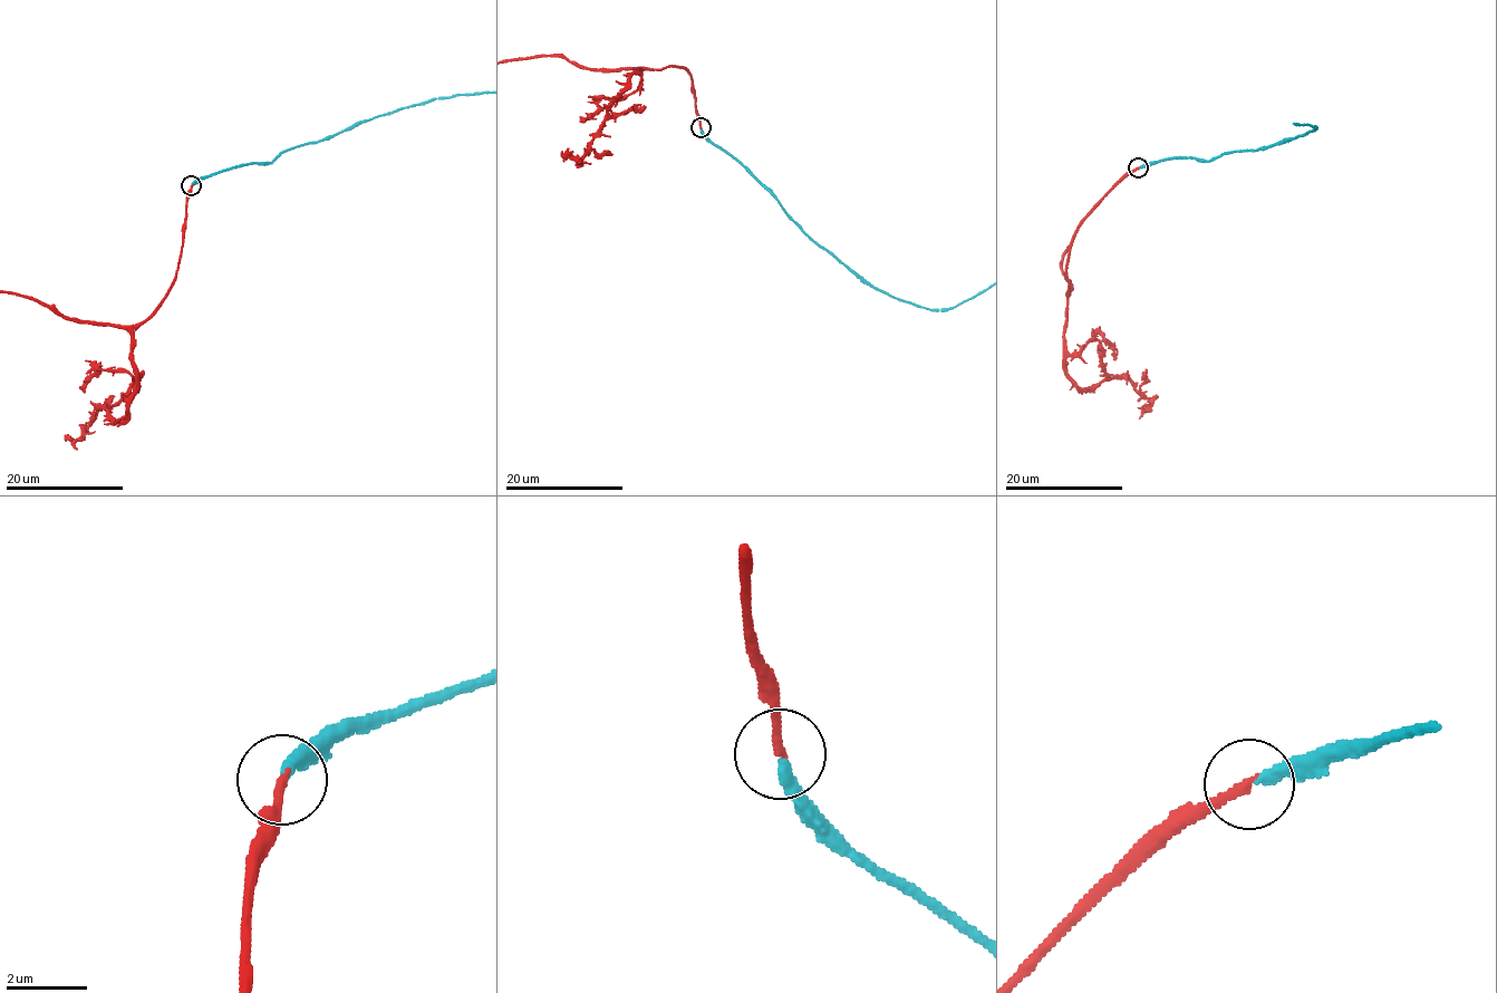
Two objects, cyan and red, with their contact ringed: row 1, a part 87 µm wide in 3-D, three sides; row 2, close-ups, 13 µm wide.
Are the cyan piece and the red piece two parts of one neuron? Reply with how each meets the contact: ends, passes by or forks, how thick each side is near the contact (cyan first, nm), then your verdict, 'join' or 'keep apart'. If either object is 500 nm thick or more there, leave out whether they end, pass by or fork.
cyan ends there; red ends there; 300 nm thick on the cyan side, 240 nm on the other; join

